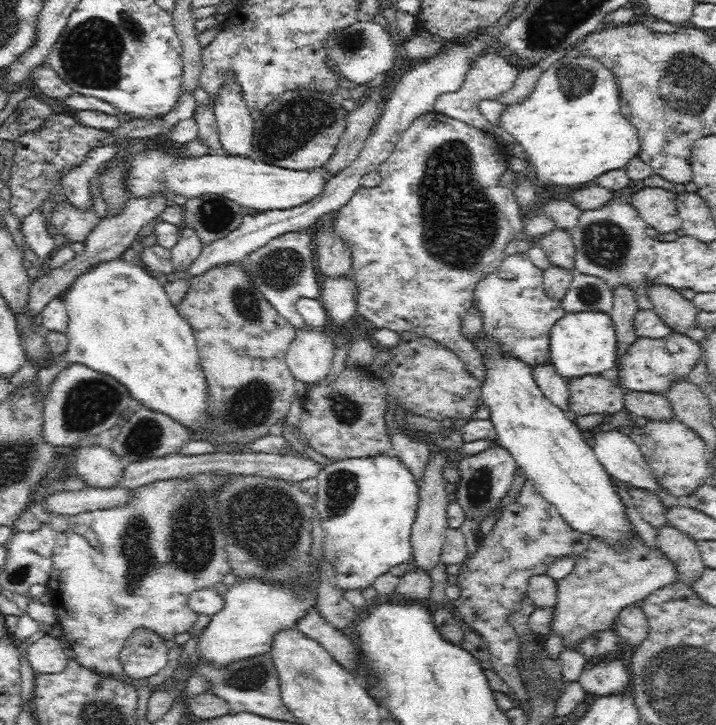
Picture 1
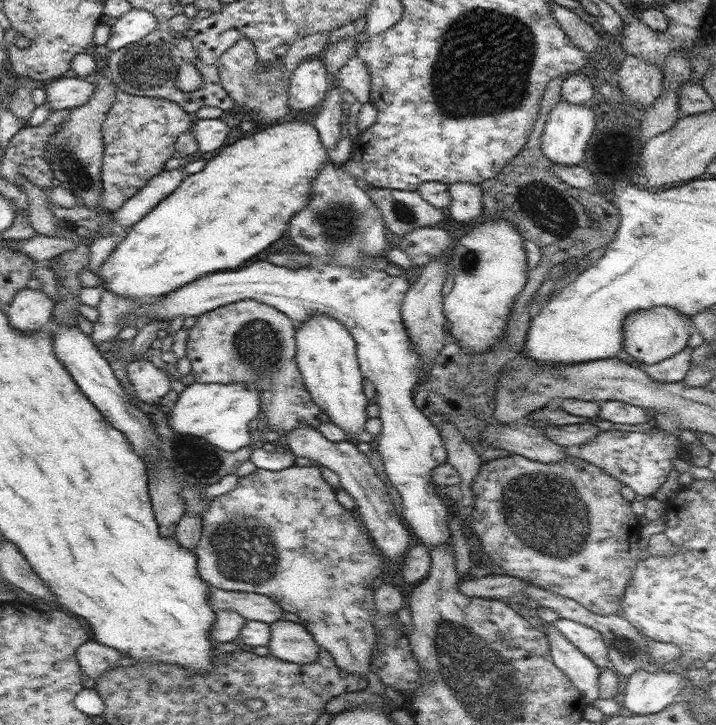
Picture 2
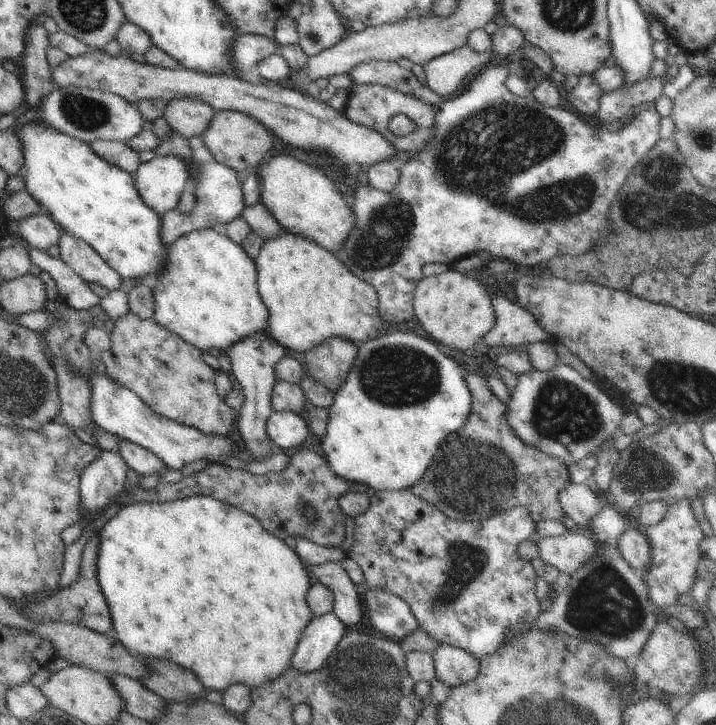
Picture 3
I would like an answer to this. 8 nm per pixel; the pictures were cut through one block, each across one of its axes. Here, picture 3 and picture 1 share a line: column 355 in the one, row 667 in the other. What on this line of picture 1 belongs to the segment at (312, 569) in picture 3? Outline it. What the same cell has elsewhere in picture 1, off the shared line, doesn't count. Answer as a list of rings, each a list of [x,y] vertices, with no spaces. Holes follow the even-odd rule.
[[[614,655],[611,659],[596,661],[592,666],[584,667],[577,682],[586,692],[599,696],[623,691],[630,680],[630,669],[620,656]]]

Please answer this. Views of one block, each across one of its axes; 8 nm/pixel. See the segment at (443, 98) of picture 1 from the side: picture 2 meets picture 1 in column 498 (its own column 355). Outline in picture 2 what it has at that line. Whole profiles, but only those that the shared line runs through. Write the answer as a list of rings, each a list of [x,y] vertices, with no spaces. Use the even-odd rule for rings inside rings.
[[[358,54],[350,58],[339,70],[335,85],[348,90],[361,104],[369,103],[372,92],[371,76]]]

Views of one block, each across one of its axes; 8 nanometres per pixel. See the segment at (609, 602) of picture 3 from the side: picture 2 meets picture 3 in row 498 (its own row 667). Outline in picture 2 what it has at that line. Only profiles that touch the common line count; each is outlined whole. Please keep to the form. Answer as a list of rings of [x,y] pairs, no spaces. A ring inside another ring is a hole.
[[[562,617],[554,621],[553,625],[564,635],[566,640],[576,646],[590,660],[593,660],[601,669],[609,666],[609,657],[613,654],[607,648],[607,645],[604,644],[600,632],[590,628],[590,626],[584,626],[585,624],[578,621]]]

